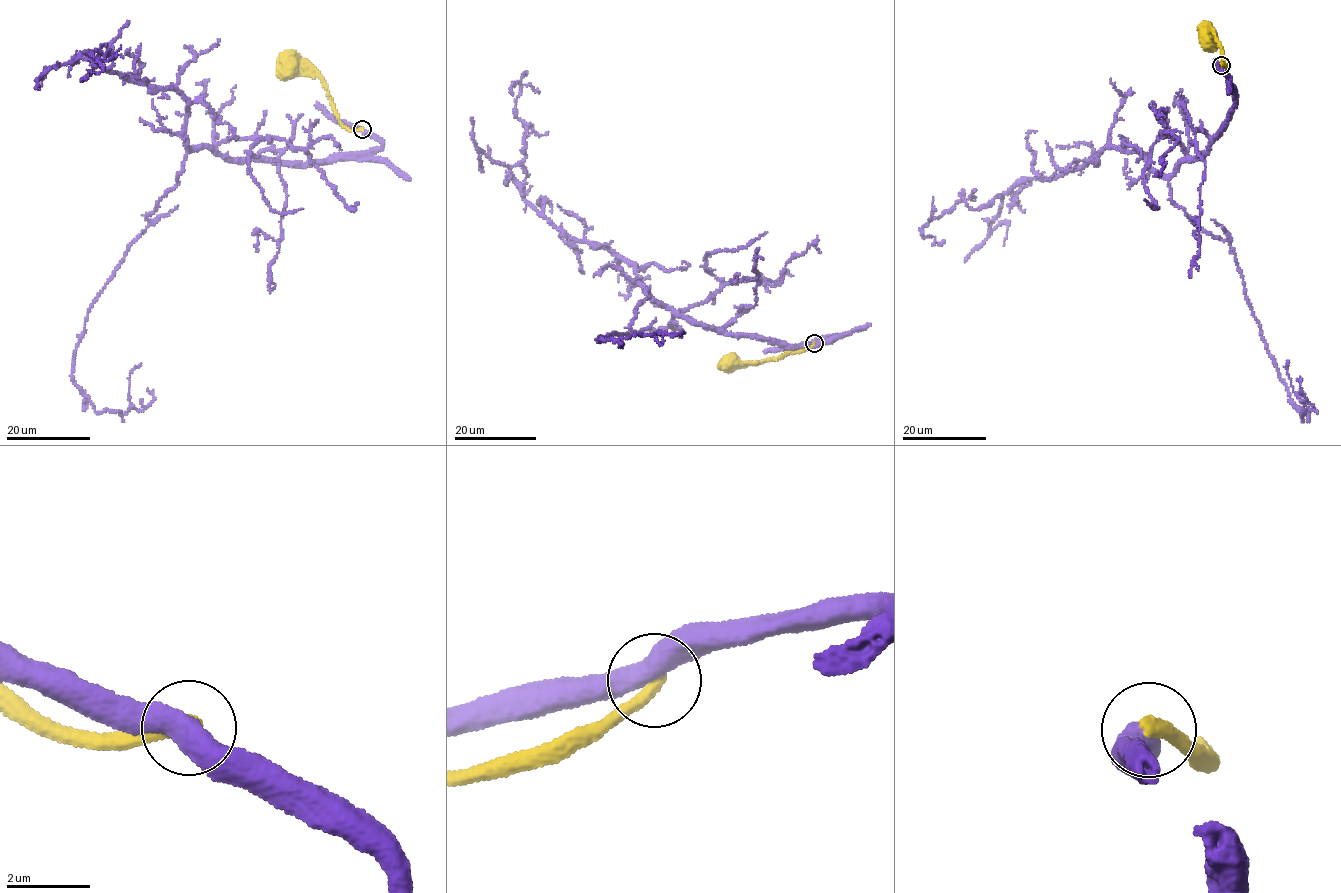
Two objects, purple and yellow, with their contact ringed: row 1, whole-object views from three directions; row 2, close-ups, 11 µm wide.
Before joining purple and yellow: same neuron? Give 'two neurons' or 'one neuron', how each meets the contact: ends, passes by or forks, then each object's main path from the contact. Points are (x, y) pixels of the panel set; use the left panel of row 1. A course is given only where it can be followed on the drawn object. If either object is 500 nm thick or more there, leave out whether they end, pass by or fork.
two neurons; purple passes by; yellow ends there; purple runs (362, 129), (381, 147), (334, 161), (188, 152), (89, 309), (72, 378), (97, 412), (123, 415), (141, 364); yellow runs (362, 129), (348, 129), (339, 120), (324, 80), (315, 71), (290, 68), (288, 64)

